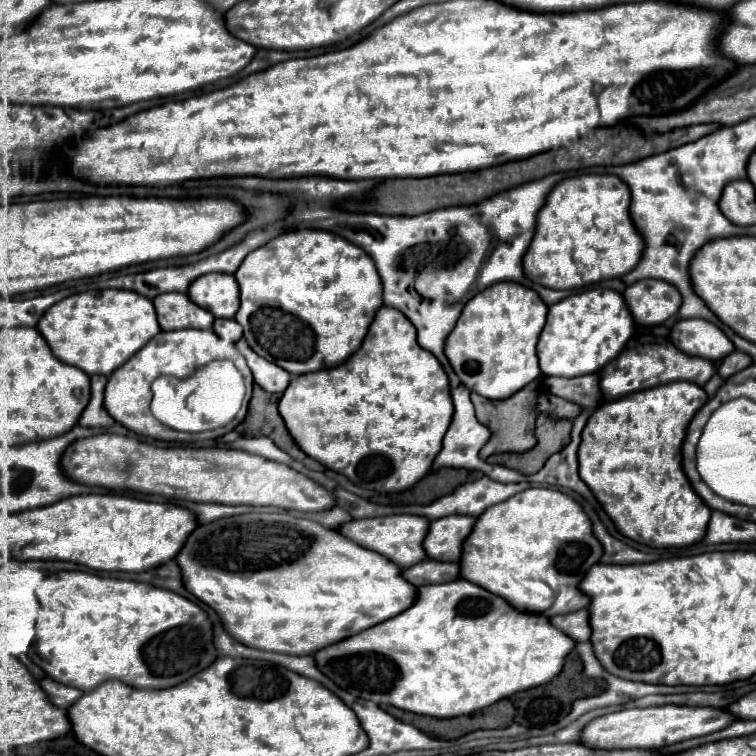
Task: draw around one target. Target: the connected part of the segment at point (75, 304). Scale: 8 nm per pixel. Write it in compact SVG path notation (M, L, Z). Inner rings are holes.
M125 289L85 291L55 303L39 321L37 329L49 343L59 361L83 369L87 375L109 375L135 355L155 333L159 333L157 313L153 303Z

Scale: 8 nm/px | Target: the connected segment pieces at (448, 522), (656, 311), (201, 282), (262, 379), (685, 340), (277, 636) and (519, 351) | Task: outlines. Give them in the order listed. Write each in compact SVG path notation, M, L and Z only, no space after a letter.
M471 515L441 517L439 521L431 521L423 543L427 555L437 561L459 561L463 555L463 543L473 531L473 525L475 517Z
M637 281L623 293L637 325L661 325L675 317L681 305L681 295L667 281Z
M209 273L191 283L189 289L191 301L203 305L213 317L235 317L239 309L239 285L233 275L227 273Z
M239 339L239 341L237 341L237 349L239 349L239 353L247 359L247 365L249 365L251 373L253 373L253 379L255 379L255 383L257 383L261 389L265 389L265 391L269 391L269 393L283 393L283 391L289 387L291 375L289 375L285 369L279 369L277 365L271 365L267 359L259 357L259 355L247 345L247 341Z
M681 319L671 329L671 341L687 355L705 357L711 361L723 359L735 351L727 335L711 321Z
M281 511L281 513L247 513L247 515L235 515L235 517L219 519L219 521L207 523L207 525L199 525L195 529L195 533L191 533L191 537L187 539L187 545L179 551L177 563L179 563L181 571L183 571L185 587L197 599L201 599L205 605L209 605L211 609L215 609L219 613L225 629L237 641L243 641L243 645L251 645L255 649L275 651L275 653L283 653L283 655L315 655L317 651L337 643L339 639L347 639L351 635L357 635L357 633L367 631L367 629L371 629L371 627L375 627L375 625L379 625L379 623L383 623L387 619L393 619L393 617L401 615L419 597L417 587L403 577L403 567L399 567L397 563L393 563L385 555L381 555L377 551L371 551L371 549L365 549L365 547L353 543L351 539L343 537L339 531L325 529L315 521L297 519L297 517L289 515L287 511Z
M515 281L495 283L467 301L451 337L447 337L445 355L467 389L487 399L507 399L543 377L537 365L535 345L545 317L547 305L533 289Z

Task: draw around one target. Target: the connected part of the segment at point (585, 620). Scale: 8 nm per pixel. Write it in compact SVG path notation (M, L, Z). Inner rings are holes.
M581 609L569 615L557 615L551 619L555 627L559 627L563 633L573 637L575 641L589 641L591 637L591 625L589 625L589 611Z

